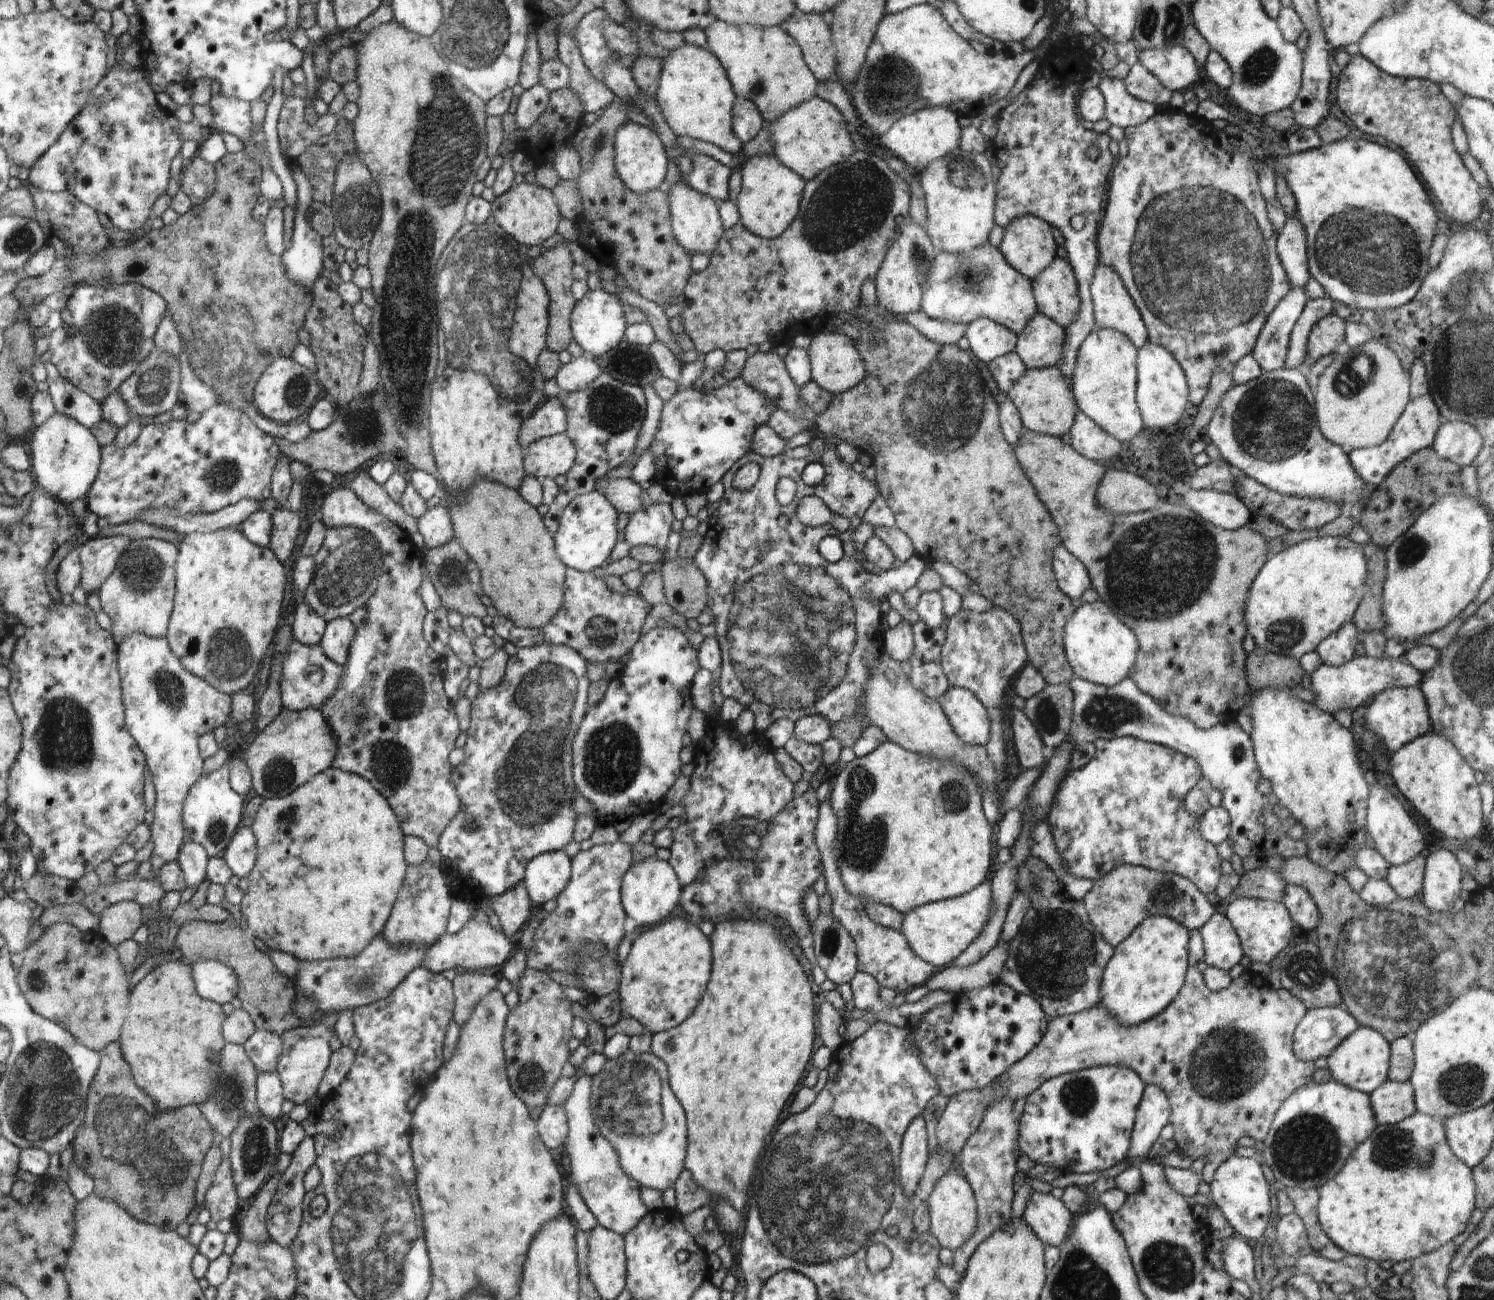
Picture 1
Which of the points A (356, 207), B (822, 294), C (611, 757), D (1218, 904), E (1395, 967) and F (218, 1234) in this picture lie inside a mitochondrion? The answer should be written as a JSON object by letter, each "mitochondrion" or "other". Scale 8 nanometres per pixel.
{"A":"mitochondrion","B":"other","C":"mitochondrion","D":"other","E":"mitochondrion","F":"other"}

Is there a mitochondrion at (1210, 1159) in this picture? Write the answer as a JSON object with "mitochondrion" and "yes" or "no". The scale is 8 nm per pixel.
{"mitochondrion":"no"}

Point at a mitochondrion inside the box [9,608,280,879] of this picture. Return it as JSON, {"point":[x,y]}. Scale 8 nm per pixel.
{"point":[65,726]}

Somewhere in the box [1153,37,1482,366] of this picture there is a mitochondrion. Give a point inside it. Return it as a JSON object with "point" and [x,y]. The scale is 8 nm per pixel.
{"point":[1356,247]}

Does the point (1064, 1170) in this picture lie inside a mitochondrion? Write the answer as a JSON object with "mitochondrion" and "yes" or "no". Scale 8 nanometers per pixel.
{"mitochondrion":"no"}

